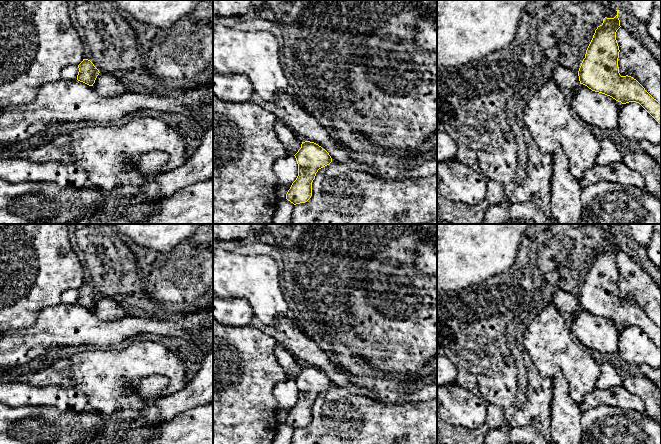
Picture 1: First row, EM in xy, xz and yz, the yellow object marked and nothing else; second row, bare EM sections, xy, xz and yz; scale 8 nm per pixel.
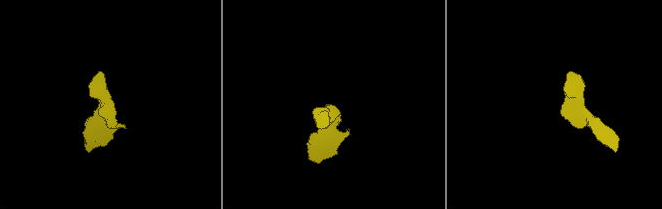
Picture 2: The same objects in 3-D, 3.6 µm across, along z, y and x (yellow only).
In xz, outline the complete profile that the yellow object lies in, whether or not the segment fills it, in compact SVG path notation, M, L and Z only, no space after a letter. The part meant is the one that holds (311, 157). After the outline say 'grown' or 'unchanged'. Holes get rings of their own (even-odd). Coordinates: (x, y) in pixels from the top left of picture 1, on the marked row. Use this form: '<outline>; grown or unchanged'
M302 142L294 155L298 164L298 176L286 194L286 199L294 205L307 202L312 196L312 182L319 169L329 165L329 153L314 142Z; unchanged

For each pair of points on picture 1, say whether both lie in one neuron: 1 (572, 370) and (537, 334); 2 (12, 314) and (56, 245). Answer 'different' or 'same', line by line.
1: same
2: same

